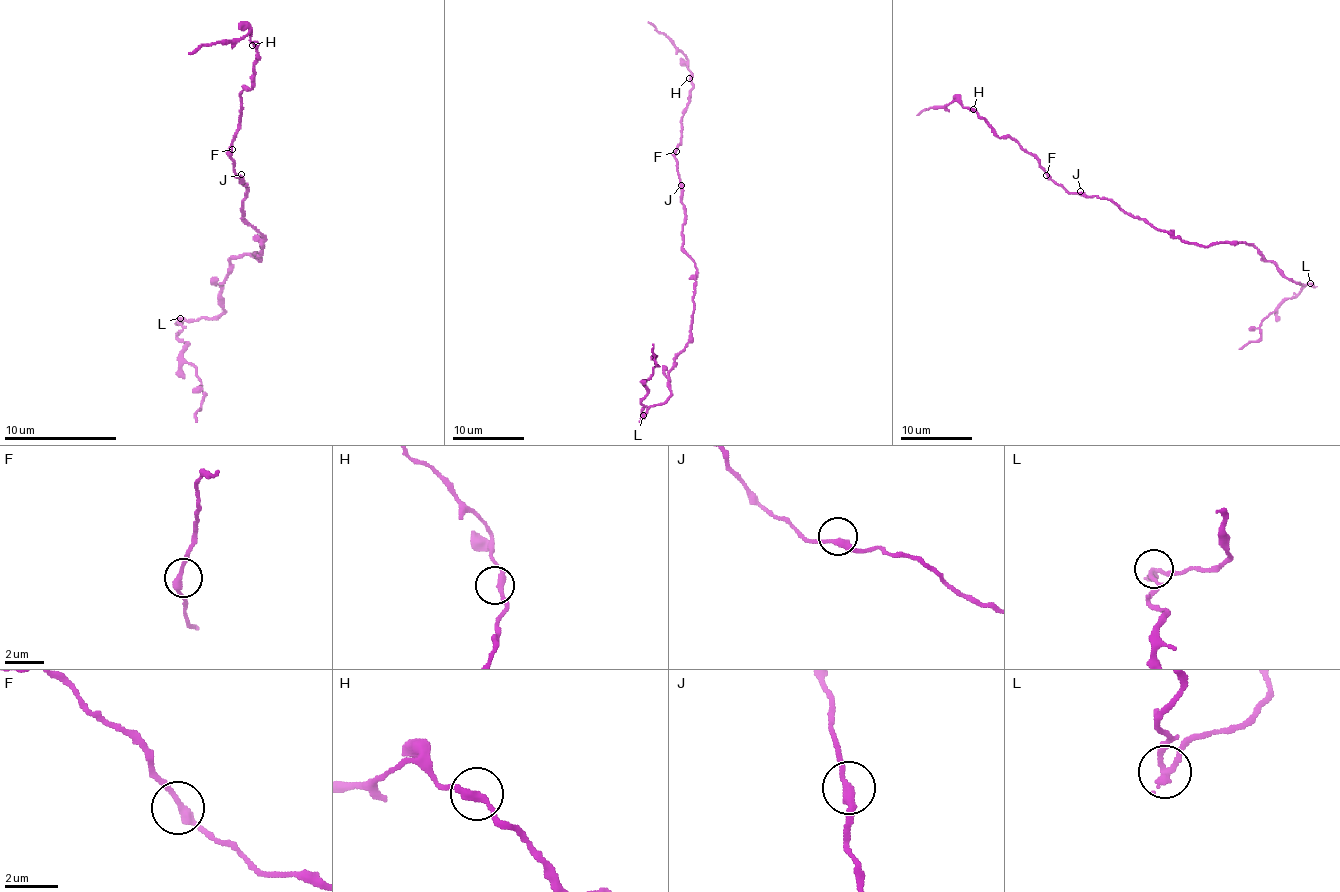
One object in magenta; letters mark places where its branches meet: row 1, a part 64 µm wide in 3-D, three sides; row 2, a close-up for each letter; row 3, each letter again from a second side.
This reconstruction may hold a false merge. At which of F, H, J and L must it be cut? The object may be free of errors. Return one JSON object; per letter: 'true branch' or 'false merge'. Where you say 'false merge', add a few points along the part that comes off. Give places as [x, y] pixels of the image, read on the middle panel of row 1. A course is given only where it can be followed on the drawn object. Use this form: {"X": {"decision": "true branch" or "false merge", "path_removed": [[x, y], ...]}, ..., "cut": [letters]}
{"F": {"decision": "true branch"}, "H": {"decision": "true branch"}, "J": {"decision": "true branch"}, "L": {"decision": "false merge", "path_removed": [[642, 416], [644, 405], [640, 401], [648, 391], [644, 382], [653, 373], [655, 364], [656, 366], [653, 344]]}, "cut": ["L"]}

